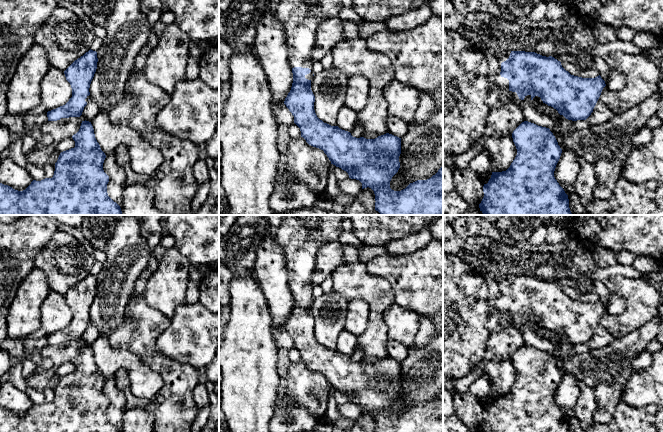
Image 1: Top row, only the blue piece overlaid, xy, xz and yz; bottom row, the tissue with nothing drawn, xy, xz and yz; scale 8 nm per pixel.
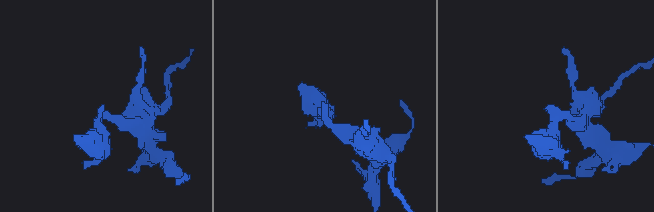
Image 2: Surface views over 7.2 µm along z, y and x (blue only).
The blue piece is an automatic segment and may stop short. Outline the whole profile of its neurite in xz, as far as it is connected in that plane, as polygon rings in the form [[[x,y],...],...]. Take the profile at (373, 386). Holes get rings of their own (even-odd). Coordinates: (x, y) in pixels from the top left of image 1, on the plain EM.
[[[283,215],[275,234],[276,242],[282,248],[287,268],[289,288],[292,291],[293,307],[284,328],[294,340],[294,347],[300,352],[301,361],[306,366],[324,375],[331,388],[346,395],[349,402],[359,404],[362,413],[371,412],[375,418],[375,432],[443,432],[443,390],[427,404],[417,404],[401,415],[390,412],[392,401],[400,392],[401,362],[386,357],[375,363],[356,362],[350,356],[331,350],[320,344],[314,334],[315,320],[311,314],[313,285],[310,281],[318,249],[327,243],[338,241],[348,226],[363,245],[384,245],[388,242],[404,239],[421,231],[429,222],[443,215]]]

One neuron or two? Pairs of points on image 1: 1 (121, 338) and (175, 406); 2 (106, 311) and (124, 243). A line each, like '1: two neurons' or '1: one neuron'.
1: one neuron
2: one neuron

